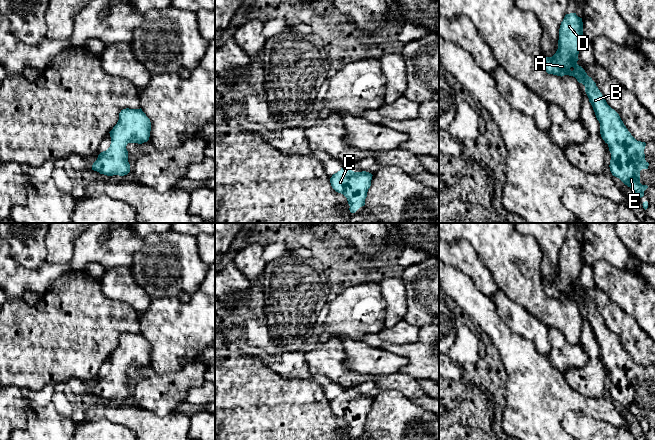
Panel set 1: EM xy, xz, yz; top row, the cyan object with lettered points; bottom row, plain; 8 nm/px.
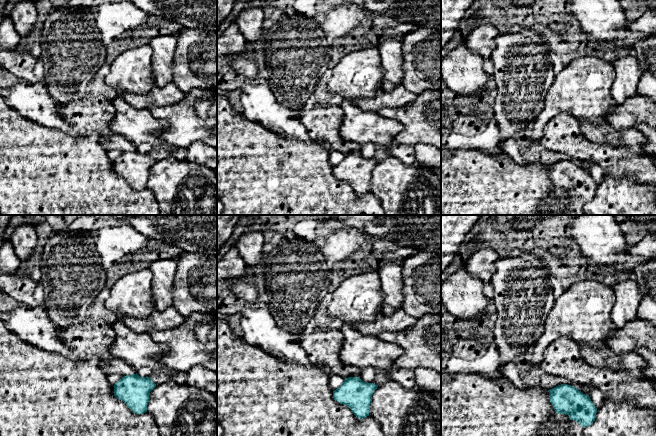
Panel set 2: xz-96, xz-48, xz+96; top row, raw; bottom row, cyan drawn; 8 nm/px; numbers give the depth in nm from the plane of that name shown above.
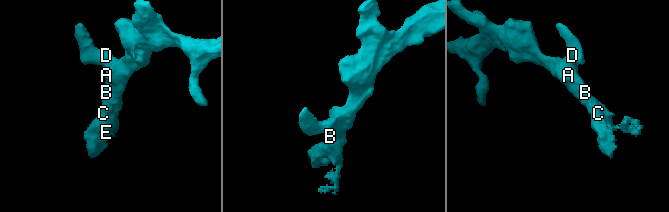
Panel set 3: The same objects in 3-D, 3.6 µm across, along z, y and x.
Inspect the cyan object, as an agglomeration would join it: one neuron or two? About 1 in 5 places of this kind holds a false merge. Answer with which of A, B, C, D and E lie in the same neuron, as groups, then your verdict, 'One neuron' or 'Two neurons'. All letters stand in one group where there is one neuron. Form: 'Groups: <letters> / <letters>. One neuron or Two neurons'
Groups: A B C D E. One neuron

